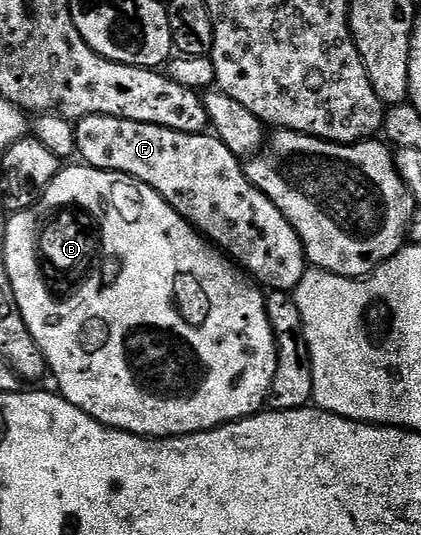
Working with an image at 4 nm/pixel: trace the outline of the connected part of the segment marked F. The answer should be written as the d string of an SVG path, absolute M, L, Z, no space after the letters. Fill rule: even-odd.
M86 116L82 120L77 121L74 137L78 143L76 152L80 157L81 163L91 168L99 168L105 172L119 172L125 176L131 176L134 180L144 182L148 186L152 186L152 190L156 190L156 194L160 194L160 198L164 198L164 202L168 202L193 228L197 228L207 240L217 245L233 263L245 269L263 289L270 292L293 293L297 289L299 282L305 278L308 271L306 251L302 245L302 240L298 236L298 232L292 226L292 222L288 222L288 218L284 218L284 214L280 214L280 210L276 210L276 202L272 202L272 198L268 198L268 194L264 194L259 188L252 186L252 182L246 177L243 161L239 157L234 156L232 150L228 150L228 146L224 146L224 142L218 139L217 136L213 134L203 134L201 136L184 134L176 130L168 130L164 126L141 124L140 122L121 120L111 116Z

